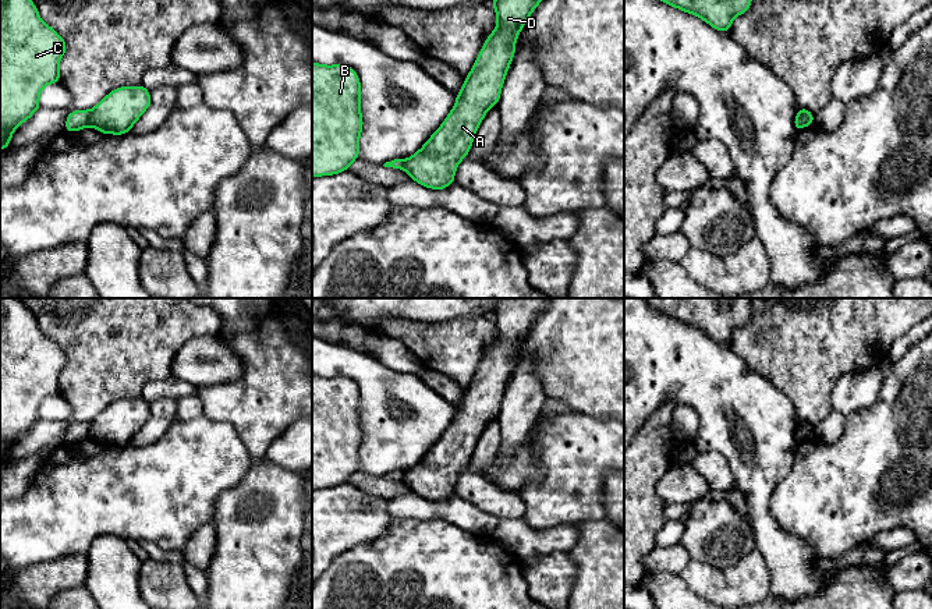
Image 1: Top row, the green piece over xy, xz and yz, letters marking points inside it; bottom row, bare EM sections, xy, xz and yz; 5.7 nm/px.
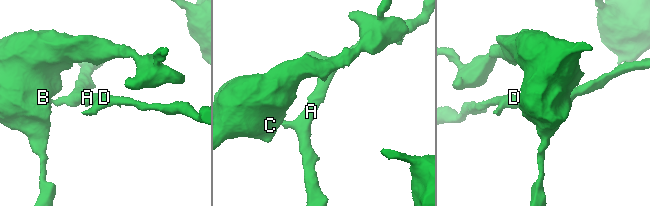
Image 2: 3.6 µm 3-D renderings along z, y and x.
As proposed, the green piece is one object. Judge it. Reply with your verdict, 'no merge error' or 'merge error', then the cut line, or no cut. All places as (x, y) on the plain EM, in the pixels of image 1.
merge error; cut xy (92, 422), (88, 436)

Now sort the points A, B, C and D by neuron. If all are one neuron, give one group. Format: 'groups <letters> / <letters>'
groups A D / B C

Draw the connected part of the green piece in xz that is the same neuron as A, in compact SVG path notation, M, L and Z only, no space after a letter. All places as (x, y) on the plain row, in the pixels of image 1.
M503 298L497 302L492 315L497 327L496 341L485 353L443 436L417 465L404 472L410 491L432 502L456 495L458 475L468 467L486 424L500 411L518 346L549 301Z

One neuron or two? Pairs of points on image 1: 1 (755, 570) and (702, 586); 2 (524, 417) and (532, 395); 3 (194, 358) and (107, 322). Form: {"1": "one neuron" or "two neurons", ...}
{"1": "one neuron", "2": "one neuron", "3": "two neurons"}

